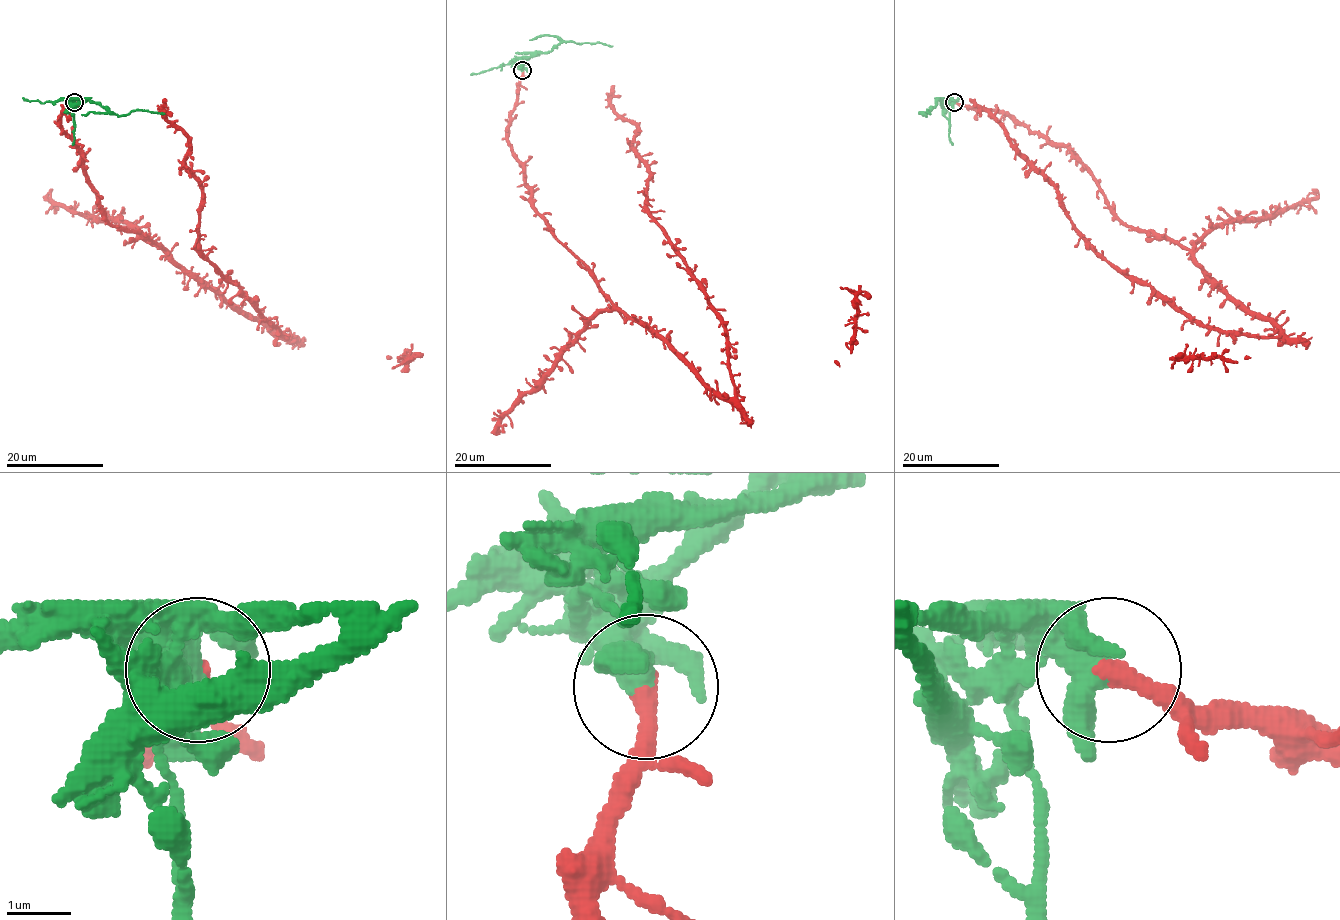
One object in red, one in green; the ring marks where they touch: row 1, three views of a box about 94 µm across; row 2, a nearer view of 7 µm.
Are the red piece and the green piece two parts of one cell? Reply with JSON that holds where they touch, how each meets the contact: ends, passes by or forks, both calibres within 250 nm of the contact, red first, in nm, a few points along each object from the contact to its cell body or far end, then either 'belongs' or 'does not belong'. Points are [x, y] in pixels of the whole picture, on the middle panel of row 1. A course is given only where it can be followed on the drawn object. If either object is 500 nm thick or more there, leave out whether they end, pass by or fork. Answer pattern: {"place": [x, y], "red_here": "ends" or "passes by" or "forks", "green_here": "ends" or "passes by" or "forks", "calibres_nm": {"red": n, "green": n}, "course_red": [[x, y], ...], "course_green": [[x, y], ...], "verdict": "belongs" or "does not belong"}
{"place": [522, 70], "red_here": "ends", "green_here": "forks", "calibres_nm": {"red": 320, "green": 360}, "course_red": [[522, 71], [508, 143], [531, 205], [609, 300], [732, 398], [726, 326], [647, 207], [649, 166], [614, 85]], "course_green": [[522, 71], [523, 63], [532, 55], [549, 52], [564, 41], [613, 46]], "verdict": "does not belong"}

